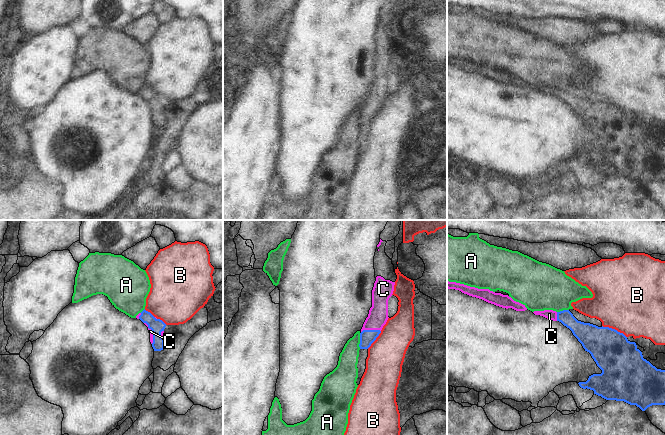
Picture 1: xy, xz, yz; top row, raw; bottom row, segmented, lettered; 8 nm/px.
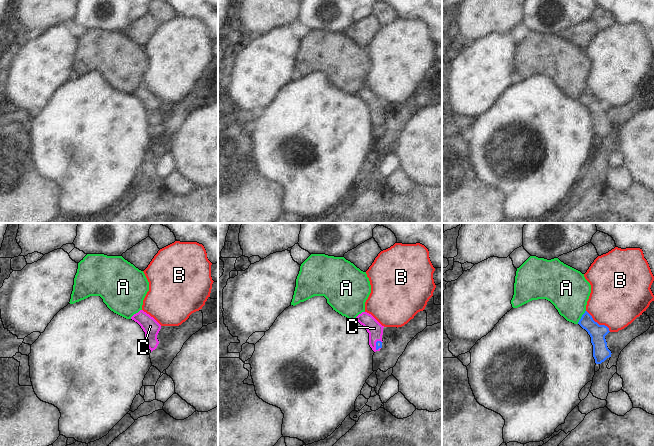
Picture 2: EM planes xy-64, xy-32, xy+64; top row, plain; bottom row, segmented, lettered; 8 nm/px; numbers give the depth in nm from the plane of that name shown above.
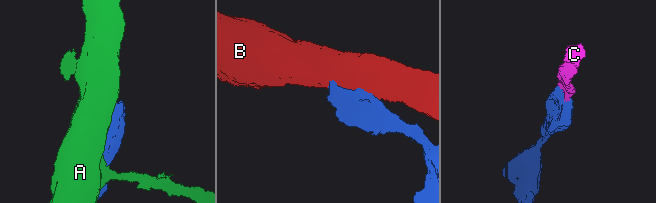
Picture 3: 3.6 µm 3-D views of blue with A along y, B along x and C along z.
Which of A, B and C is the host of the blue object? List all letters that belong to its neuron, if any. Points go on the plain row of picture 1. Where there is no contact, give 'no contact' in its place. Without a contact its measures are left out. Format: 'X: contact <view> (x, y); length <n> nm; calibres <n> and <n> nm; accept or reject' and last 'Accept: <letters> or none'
A: contact xz (360, 117); length 130 nm; calibres 120 and 160 nm; reject
B: contact yz (614, 105); length 220 nm; calibres 340 and 500 nm; reject
C: contact xz (370, 106); length 160 nm; calibres 120 and 160 nm; accept
Accept: C

